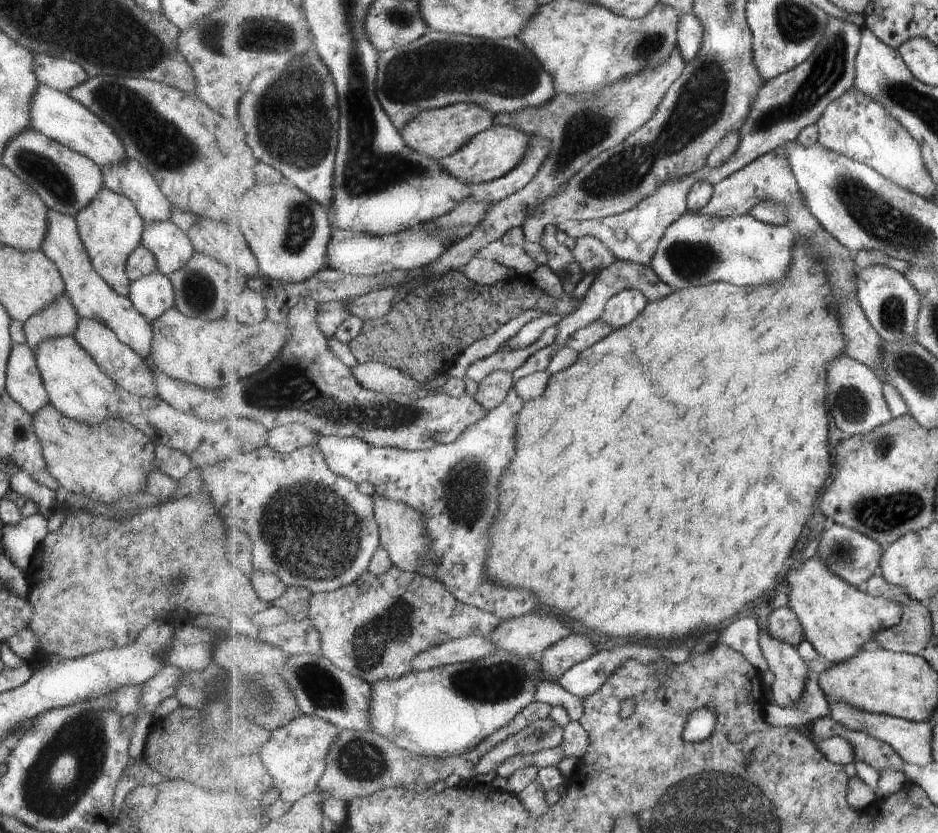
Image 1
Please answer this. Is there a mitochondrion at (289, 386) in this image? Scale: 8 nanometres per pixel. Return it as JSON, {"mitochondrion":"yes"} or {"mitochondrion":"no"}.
{"mitochondrion":"yes"}

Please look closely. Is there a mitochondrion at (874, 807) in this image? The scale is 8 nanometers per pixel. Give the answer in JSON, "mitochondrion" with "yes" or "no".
{"mitochondrion":"no"}

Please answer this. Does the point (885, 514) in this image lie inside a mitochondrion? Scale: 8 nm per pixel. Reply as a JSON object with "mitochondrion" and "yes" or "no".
{"mitochondrion":"yes"}

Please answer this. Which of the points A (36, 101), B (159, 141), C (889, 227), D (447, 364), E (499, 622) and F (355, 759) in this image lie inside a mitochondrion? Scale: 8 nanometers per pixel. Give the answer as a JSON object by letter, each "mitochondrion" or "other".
{"A":"other","B":"mitochondrion","C":"mitochondrion","D":"other","E":"other","F":"mitochondrion"}

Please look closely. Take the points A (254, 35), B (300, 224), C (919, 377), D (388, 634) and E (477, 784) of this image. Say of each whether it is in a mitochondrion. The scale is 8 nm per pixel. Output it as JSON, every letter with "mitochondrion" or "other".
{"A":"mitochondrion","B":"mitochondrion","C":"mitochondrion","D":"mitochondrion","E":"other"}

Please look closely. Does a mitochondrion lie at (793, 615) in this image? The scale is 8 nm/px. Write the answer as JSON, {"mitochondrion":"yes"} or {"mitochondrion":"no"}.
{"mitochondrion":"no"}

